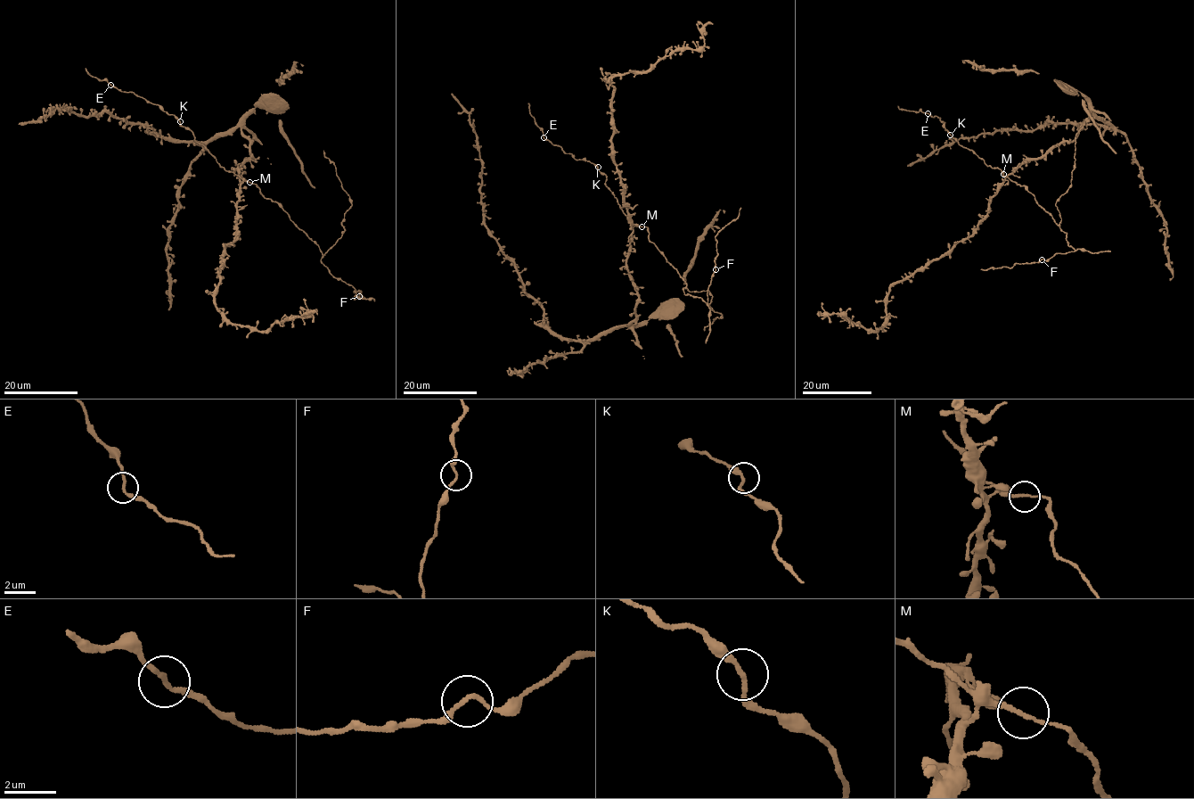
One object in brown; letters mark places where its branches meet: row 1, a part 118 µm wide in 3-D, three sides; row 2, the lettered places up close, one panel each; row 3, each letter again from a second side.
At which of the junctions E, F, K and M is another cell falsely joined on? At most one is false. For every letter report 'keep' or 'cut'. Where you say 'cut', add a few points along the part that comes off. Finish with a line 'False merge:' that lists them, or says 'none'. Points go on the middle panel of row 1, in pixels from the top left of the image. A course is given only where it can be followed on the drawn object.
E: keep
F: keep
K: keep
M: keep
False merge: none

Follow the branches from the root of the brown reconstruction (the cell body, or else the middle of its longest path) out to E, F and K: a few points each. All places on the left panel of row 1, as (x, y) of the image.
E: (249, 159), (236, 168), (241, 183), (242, 180), (220, 166), (172, 114), (134, 93), (123, 92), (110, 85)
F: (249, 159), (236, 168), (241, 183), (255, 184), (265, 198), (278, 203), (318, 246), (328, 270), (359, 296)
K: (249, 159), (236, 168), (241, 183), (242, 180), (220, 166), (180, 121)

